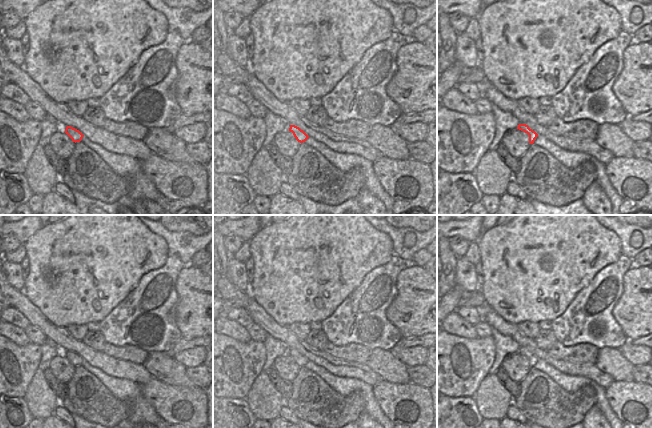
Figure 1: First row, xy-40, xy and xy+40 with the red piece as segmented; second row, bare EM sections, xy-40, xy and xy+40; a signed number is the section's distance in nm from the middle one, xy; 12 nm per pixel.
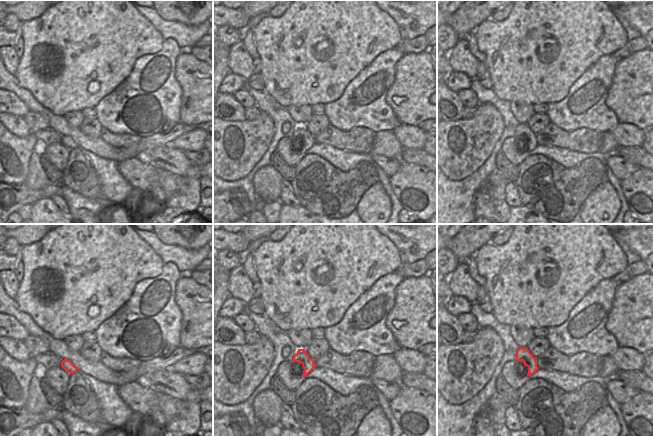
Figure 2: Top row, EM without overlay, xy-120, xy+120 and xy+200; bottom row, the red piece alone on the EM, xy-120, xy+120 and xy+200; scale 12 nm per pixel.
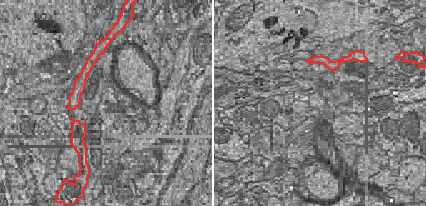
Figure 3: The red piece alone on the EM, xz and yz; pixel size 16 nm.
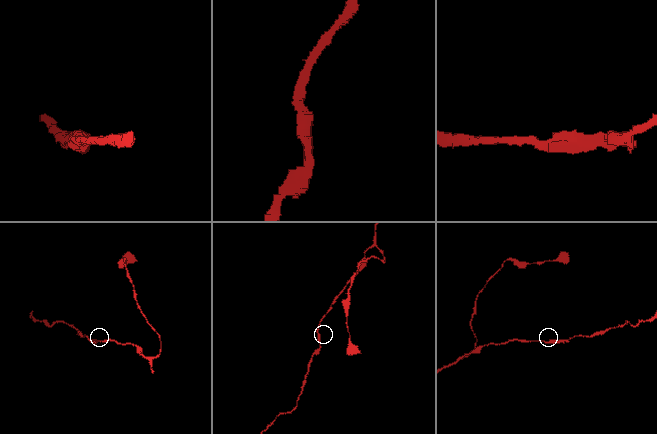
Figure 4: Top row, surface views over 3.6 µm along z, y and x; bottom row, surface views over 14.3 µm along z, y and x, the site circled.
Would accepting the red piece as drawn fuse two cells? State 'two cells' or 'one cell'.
one cell

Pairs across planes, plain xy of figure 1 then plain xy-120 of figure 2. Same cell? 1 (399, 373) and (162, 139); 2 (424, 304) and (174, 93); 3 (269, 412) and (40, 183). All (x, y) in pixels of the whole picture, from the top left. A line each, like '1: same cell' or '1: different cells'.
1: different cells
2: different cells
3: same cell

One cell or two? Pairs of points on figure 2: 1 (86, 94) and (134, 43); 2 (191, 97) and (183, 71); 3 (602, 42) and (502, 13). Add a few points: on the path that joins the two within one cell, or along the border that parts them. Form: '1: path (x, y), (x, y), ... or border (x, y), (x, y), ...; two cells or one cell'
1: path (100, 86), (114, 72), (114, 62), (120, 56); one cell
2: path (191, 91), (191, 79), (189, 77); one cell
3: border (511, 10), (502, 20), (492, 20), (489, 18); two cells

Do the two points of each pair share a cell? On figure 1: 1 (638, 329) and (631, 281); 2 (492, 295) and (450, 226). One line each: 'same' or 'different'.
1: same
2: different

